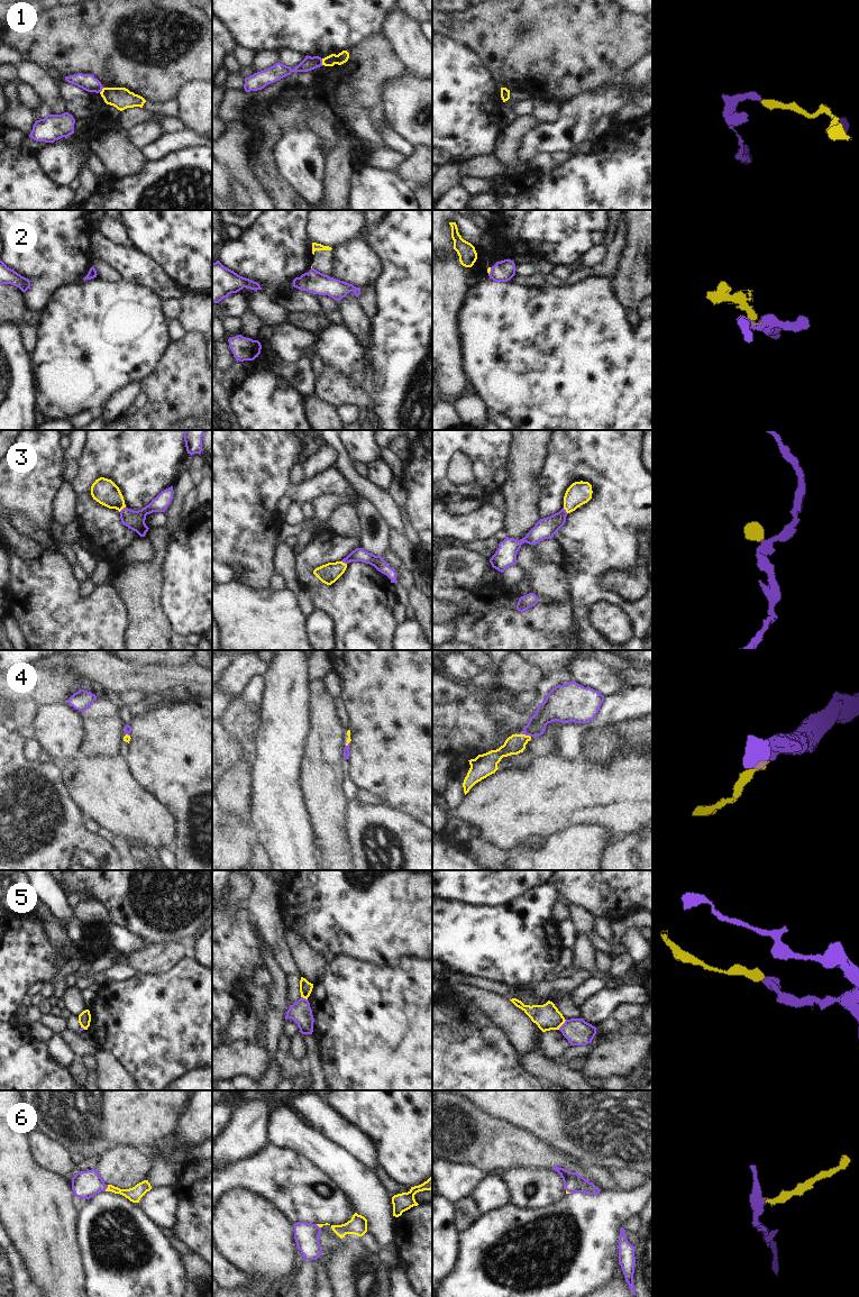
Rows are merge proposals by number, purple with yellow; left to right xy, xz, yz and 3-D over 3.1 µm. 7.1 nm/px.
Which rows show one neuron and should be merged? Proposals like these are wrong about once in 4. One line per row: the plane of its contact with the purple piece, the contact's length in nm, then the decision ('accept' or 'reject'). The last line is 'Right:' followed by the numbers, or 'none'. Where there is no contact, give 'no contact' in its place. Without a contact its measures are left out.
1: xz | 50 nm | reject
2: yz | 60 nm | reject
3: xy | 60 nm | accept
4: yz | 70 nm | accept
5: yz | 90 nm | reject
6: xy | 50 nm | accept
Right: 3, 4, 6

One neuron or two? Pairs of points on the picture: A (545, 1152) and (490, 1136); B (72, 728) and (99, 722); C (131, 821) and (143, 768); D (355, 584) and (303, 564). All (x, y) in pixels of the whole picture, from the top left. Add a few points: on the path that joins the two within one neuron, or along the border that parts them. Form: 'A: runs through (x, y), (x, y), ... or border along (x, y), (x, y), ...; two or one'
A: runs through (531, 1151), (503, 1145); one
B: border along (83, 712), (87, 738), (80, 750); two
C: border along (127, 759), (133, 774), (158, 800); two
D: runs through (340, 590), (320, 590), (309, 578); one

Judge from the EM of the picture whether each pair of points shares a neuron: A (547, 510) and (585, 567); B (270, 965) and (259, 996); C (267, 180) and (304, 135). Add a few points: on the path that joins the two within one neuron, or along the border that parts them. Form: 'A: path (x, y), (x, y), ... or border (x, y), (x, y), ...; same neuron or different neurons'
A: path (572, 474), (587, 474), (600, 486), (600, 531); same neuron
B: border (268, 986), (268, 1007), (265, 1012); different neurons
C: border (277, 142), (273, 161), (293, 190); different neurons

